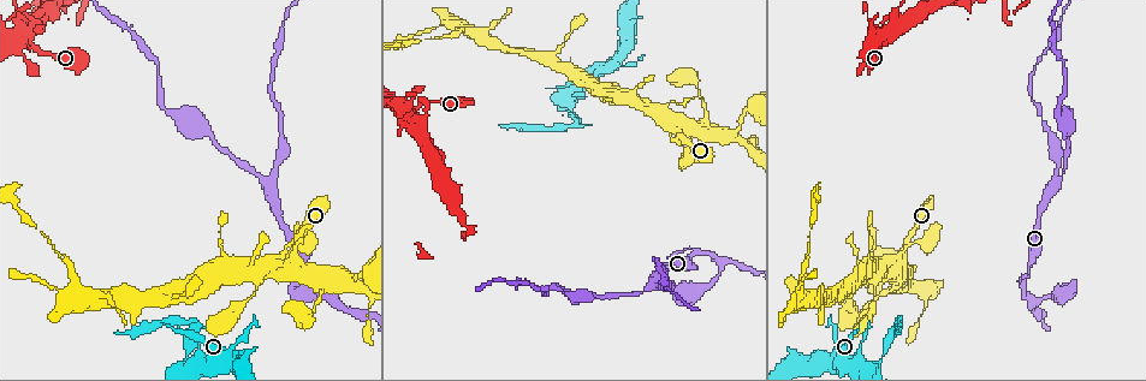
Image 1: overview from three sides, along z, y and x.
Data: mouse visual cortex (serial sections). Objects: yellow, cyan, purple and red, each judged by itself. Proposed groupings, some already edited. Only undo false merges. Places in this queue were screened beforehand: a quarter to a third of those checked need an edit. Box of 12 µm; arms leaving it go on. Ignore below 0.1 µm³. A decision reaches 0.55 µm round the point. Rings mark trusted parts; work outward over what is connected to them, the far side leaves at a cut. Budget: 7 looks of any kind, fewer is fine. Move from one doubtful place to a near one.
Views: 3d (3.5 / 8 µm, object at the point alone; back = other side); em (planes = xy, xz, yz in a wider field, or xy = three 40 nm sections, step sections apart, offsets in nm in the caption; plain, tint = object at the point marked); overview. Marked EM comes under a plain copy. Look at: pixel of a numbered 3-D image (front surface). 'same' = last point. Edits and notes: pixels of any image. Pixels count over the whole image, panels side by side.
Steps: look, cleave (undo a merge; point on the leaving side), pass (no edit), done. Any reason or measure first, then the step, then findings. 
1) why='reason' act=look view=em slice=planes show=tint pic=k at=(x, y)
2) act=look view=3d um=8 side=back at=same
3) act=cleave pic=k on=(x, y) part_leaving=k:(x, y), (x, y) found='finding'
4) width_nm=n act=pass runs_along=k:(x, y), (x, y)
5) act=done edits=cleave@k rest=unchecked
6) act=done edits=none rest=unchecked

why='sudden change in width' act=look view=3d um=3.5 pic=1 at=(653, 288)

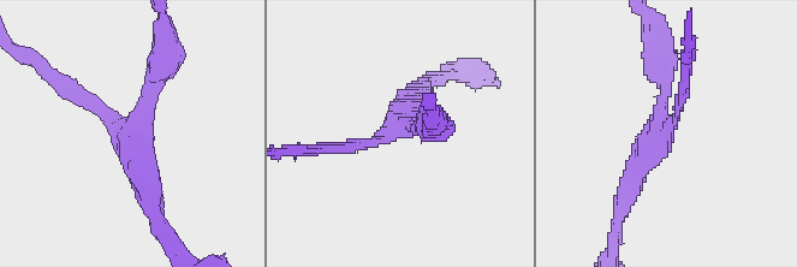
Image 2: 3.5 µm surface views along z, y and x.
arms=3 arm_widths_nm=150,200,300 act=look view=em slice=xy step=5 show=tint pic=2 at=(129, 132)

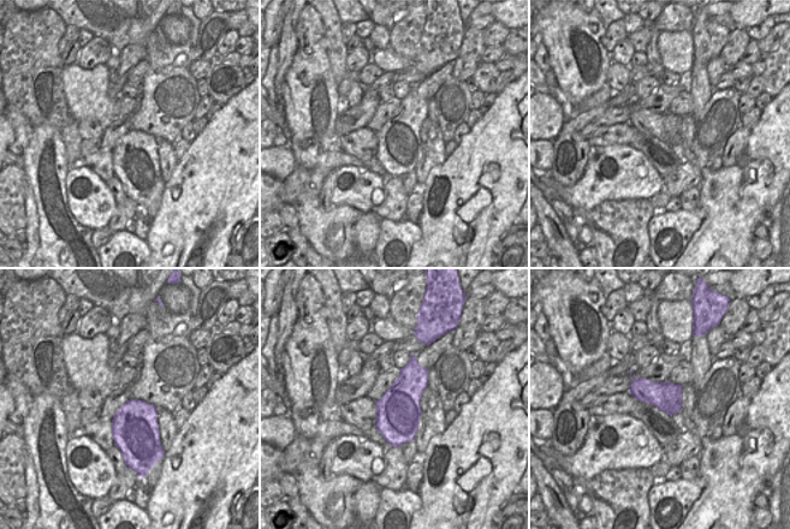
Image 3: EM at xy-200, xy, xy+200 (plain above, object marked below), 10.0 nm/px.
act=pass runs_along=2:(150, 200), (132, 137), (69, 85) found='all the same cell'

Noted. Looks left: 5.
why='sharp bend' act=look view=3d um=8 pic=1 at=(176, 110)

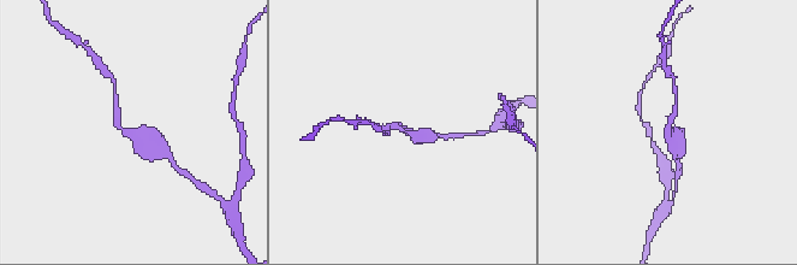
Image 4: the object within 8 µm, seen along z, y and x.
why='zoom in' act=look view=3d um=3.5 pic=4 at=(402, 130)

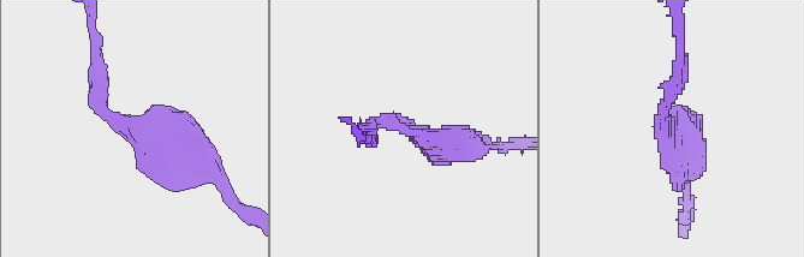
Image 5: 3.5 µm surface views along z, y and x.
act=pass runs_along=5:(200, 163), (115, 120), (96, 72) found='continuous, no second cell'

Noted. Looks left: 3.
why='calibre changes' act=look view=3d um=8 pic=1 at=(67, 264)

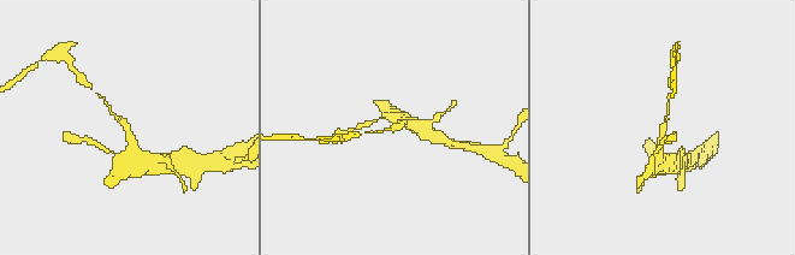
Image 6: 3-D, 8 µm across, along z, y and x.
act=look view=3d um=3.5 pic=6 at=(396, 129)

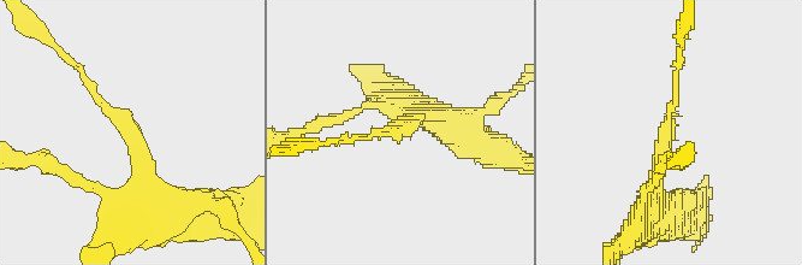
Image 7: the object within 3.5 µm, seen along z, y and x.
arm_widths_nm=100,250 why='now the EM' act=look view=em slice=planes show=tint pic=7 at=(392, 128)

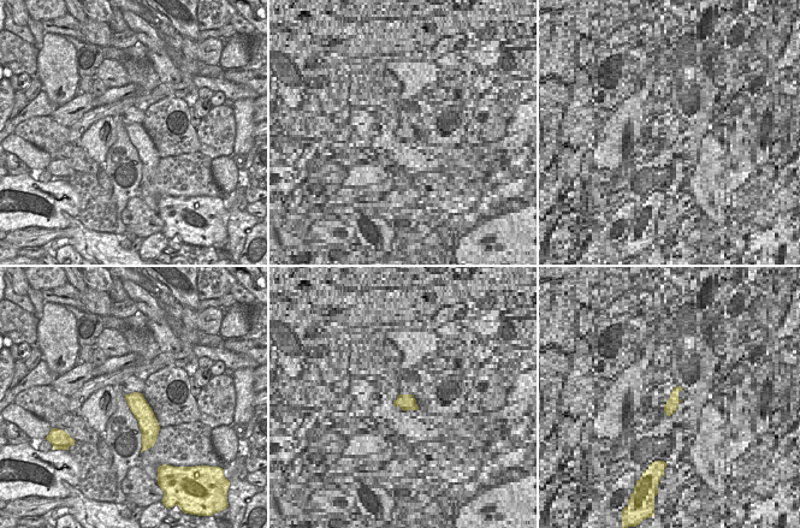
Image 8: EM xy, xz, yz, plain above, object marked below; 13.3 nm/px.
act=cleave pic=7 on=(124, 119) part_leaving=7:(141, 157), (137, 139), (73, 65) found='two cells meet here'

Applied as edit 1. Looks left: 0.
act=done edits=cleave@7 rest=unchecked

